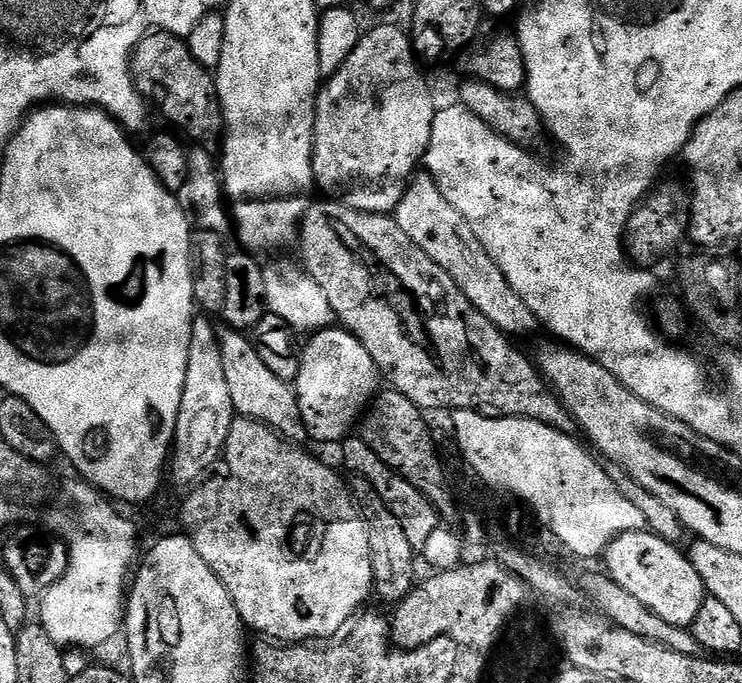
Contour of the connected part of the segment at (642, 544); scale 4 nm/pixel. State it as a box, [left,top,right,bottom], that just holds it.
[602,530,706,629]

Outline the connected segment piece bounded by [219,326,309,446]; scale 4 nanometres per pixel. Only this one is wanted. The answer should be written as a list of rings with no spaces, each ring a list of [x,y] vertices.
[[[224,326],[219,329],[220,349],[222,350],[222,370],[226,373],[226,386],[230,386],[230,402],[234,406],[236,416],[246,420],[256,420],[265,424],[273,432],[291,440],[300,446],[309,439],[304,419],[300,417],[300,407],[296,397],[296,389],[291,383],[266,366],[258,354],[255,343],[245,333],[235,332]]]

